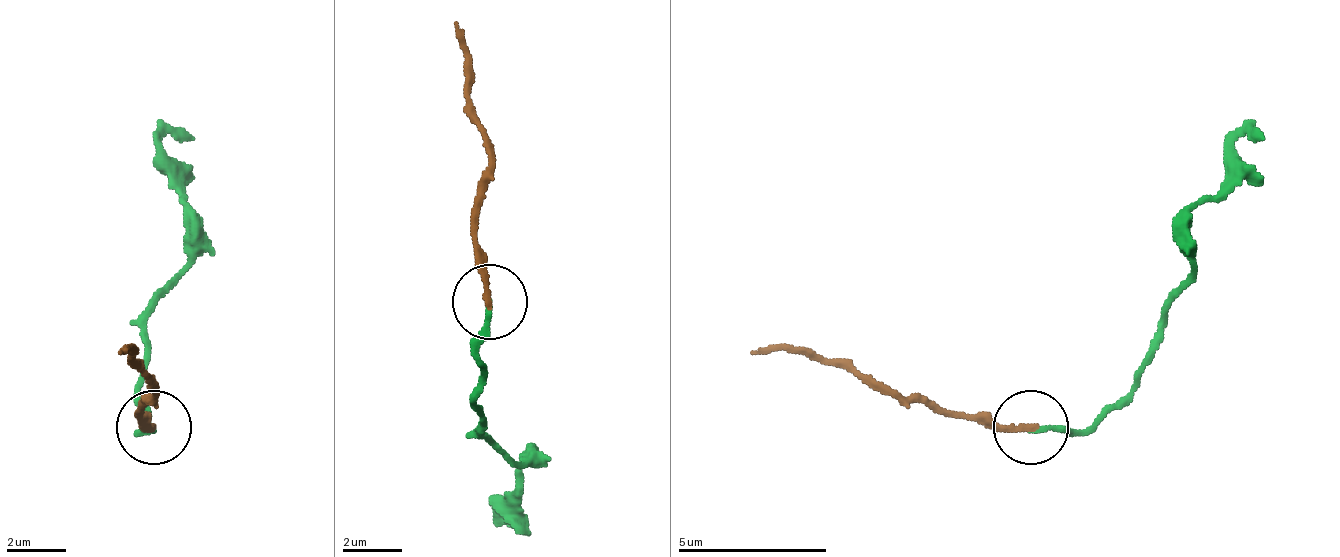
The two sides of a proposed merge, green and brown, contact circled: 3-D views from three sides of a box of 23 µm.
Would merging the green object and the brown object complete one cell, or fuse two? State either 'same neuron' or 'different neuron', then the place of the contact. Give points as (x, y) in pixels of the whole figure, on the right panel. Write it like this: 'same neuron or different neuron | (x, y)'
different neuron | (1031, 427)

